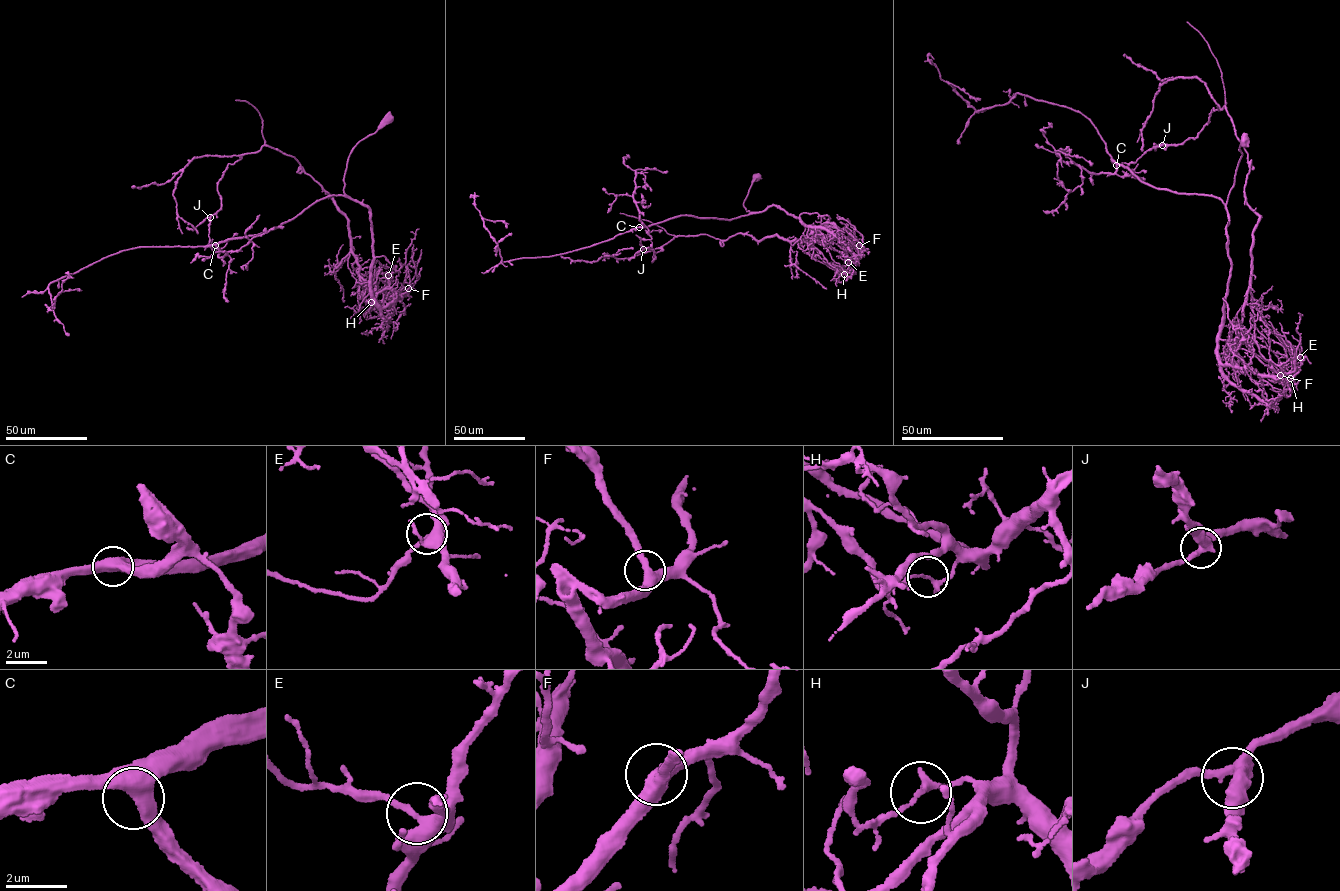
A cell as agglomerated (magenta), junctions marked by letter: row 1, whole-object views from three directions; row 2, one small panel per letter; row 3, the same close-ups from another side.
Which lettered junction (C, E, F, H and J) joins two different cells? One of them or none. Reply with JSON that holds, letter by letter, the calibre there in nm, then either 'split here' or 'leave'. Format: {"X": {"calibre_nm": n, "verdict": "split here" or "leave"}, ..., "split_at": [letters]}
{"C": {"calibre_nm": 440, "verdict": "leave"}, "E": {"calibre_nm": 360, "verdict": "leave"}, "F": {"calibre_nm": 400, "verdict": "leave"}, "H": {"calibre_nm": 160, "verdict": "split here"}, "J": {"calibre_nm": 400, "verdict": "leave"}, "split_at": ["H"]}

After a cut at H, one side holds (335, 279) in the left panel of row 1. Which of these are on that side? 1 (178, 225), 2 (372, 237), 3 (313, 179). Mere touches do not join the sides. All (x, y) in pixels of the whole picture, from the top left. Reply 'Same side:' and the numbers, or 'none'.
Same side: 1, 3

